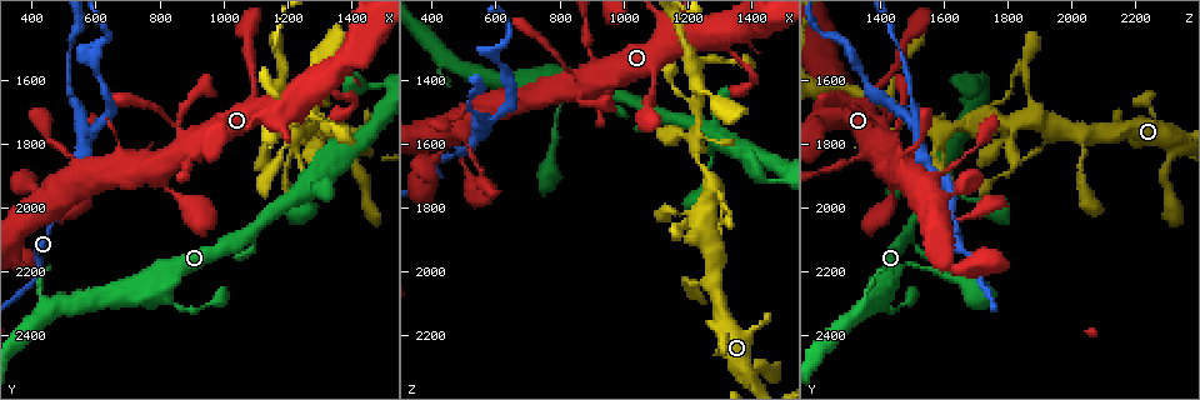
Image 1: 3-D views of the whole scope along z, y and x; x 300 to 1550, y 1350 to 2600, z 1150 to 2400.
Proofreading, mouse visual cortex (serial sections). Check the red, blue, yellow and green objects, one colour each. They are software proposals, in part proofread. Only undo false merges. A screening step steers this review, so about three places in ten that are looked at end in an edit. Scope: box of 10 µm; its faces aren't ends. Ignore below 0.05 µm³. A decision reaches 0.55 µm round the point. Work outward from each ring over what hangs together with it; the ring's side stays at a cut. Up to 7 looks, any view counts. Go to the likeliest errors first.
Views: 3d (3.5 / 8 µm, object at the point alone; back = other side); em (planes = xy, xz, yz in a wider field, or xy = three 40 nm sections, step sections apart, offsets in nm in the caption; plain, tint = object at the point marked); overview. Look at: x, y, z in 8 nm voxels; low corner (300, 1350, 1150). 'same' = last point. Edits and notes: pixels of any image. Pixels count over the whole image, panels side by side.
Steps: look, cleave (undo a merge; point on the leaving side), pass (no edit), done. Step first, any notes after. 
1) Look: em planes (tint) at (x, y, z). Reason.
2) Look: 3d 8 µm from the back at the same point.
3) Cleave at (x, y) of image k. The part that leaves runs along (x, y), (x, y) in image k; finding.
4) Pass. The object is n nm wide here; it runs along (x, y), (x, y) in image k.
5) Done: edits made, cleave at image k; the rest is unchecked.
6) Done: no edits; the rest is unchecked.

Look: 3d 8 µm at (1220, 1770, 1600). Three-way junction.

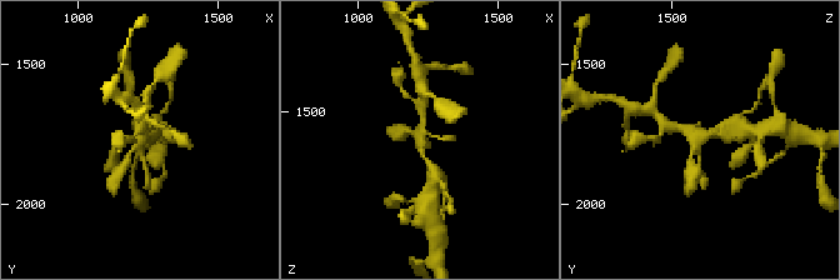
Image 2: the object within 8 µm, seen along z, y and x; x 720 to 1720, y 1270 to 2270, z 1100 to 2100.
Look: 3d 3.5 µm at the same point.

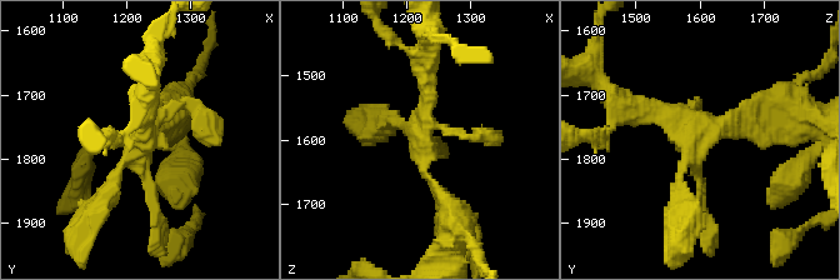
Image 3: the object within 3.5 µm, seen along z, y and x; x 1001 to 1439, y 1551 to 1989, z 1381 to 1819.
Pass. It runs along (451, 209), (416, 150), (424, 70) in image 3; one cell here.

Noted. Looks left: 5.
Look: 3d 8 µm at (550, 1770, 1520). Sharp bend.

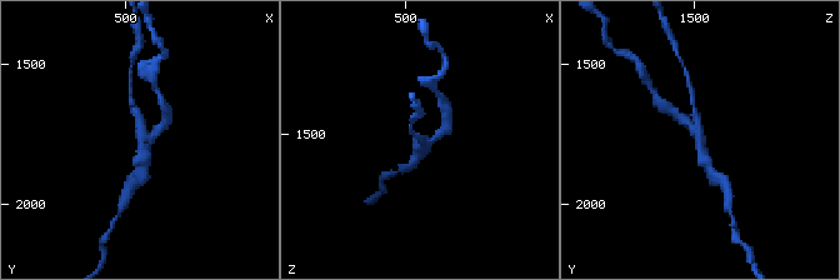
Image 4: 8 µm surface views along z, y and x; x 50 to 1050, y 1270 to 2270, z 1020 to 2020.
Look: em xy step 5 (tint) at the same point. 3 arms meet here; the arms are 200, 250, 300 nm wide; need the tissue.

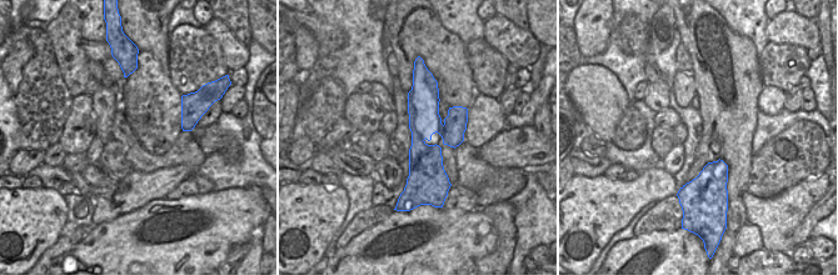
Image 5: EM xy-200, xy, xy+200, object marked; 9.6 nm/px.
Cleave at (445, 130) of image 4. The part that leaves runs along (429, 141), (448, 126), (444, 105) in image 4; a second cell is stuck on.

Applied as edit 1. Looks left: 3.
Look: 3d 3.5 µm from the back at (1170, 1780, 1820). Sudden change in width.

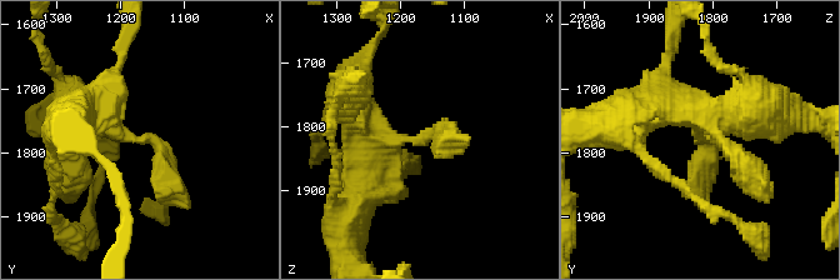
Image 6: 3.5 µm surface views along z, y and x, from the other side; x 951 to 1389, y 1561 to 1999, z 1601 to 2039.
Look: em xy step 1 (tint) at (1175, 1780, 1820). Shape alone is not enough.

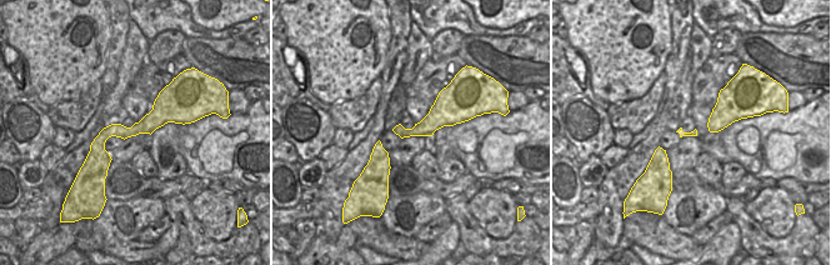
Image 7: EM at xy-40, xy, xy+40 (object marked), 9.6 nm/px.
Look: em xy step 5 (tint) at the same point. Cut it another way.

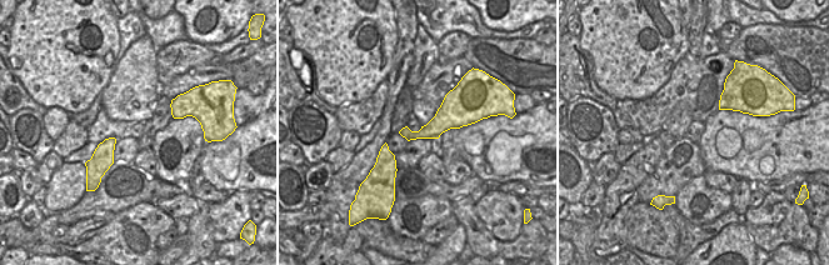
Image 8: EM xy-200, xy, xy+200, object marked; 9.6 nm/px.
Pass. It runs along (88, 108), (134, 139), (153, 139), (176, 193) in image 6; all the same cell.

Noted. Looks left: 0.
Done: edits made, cleave at image 4; the rest is unchecked.

